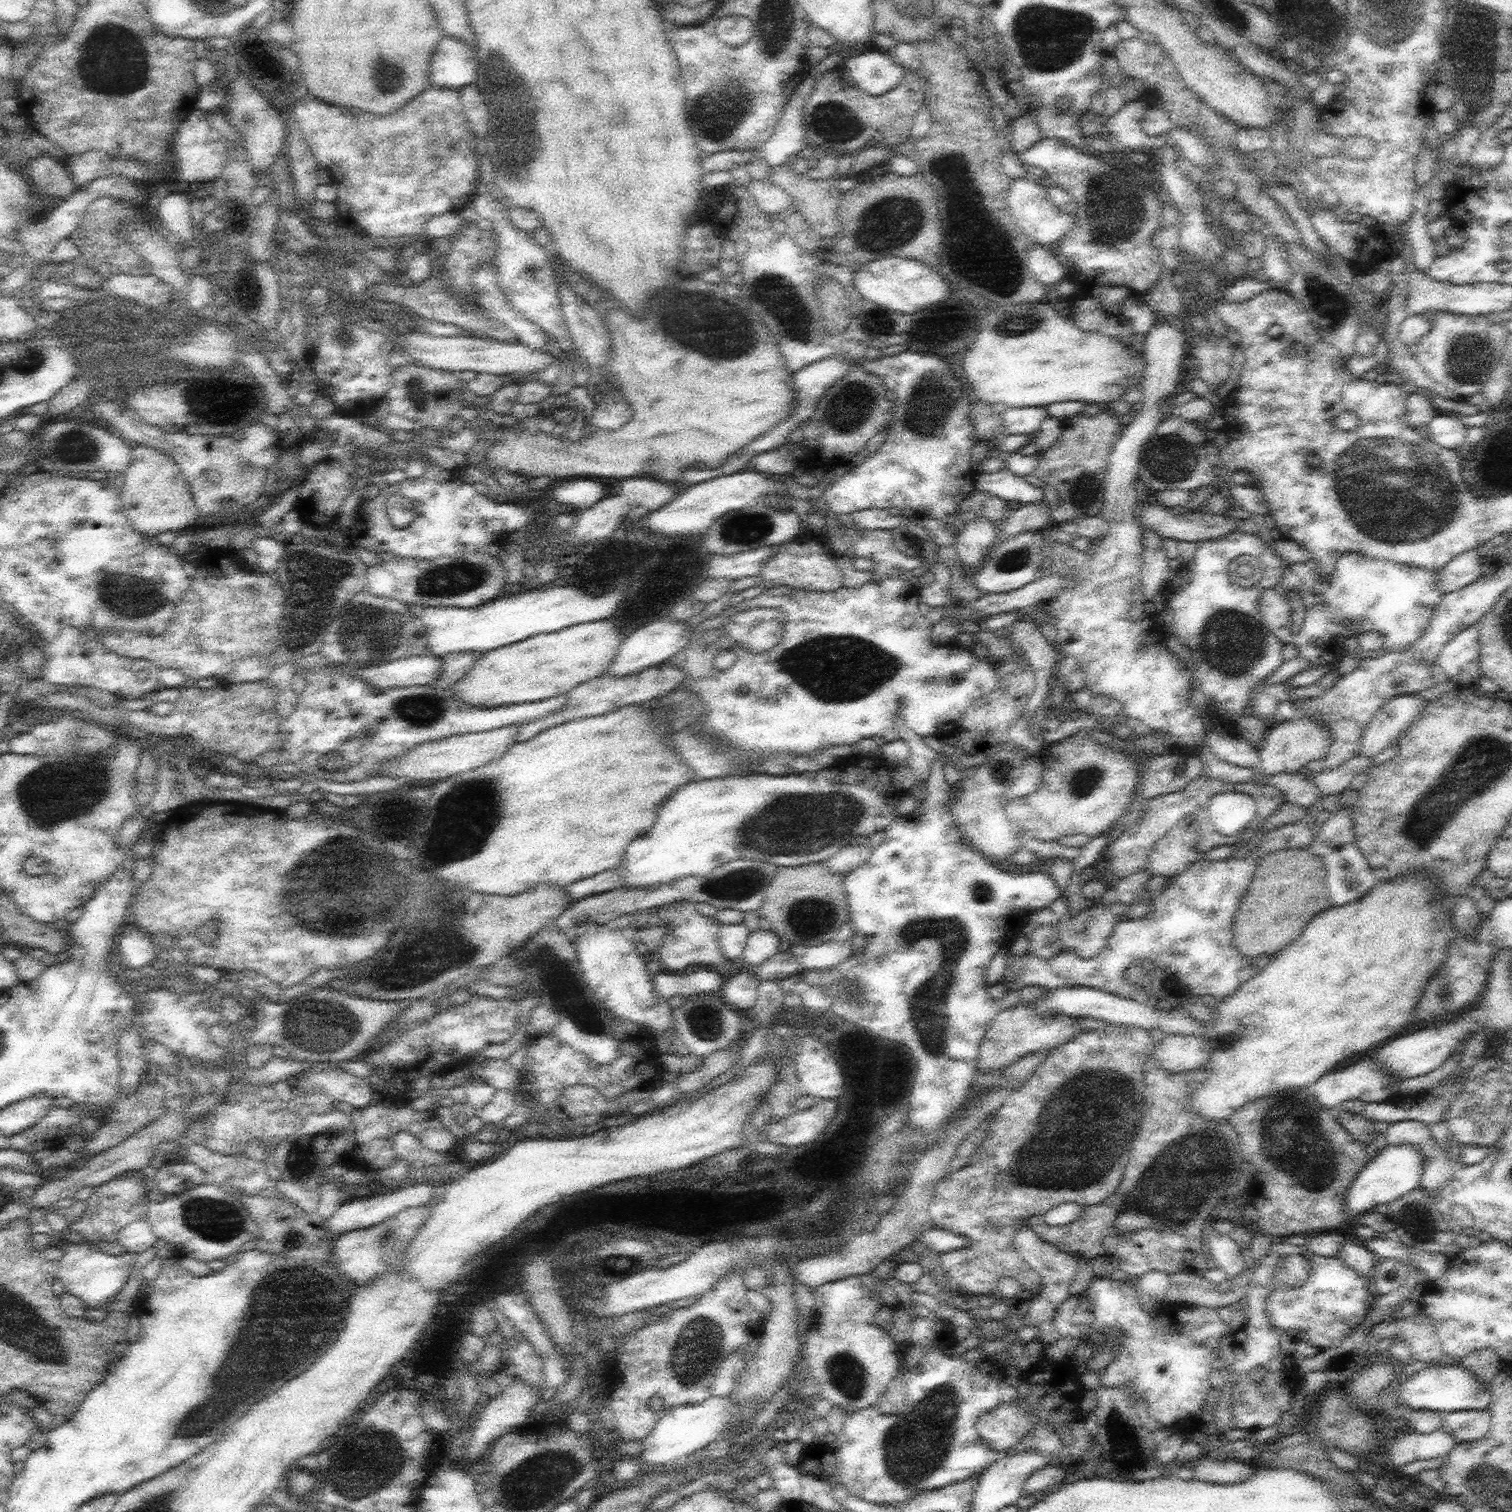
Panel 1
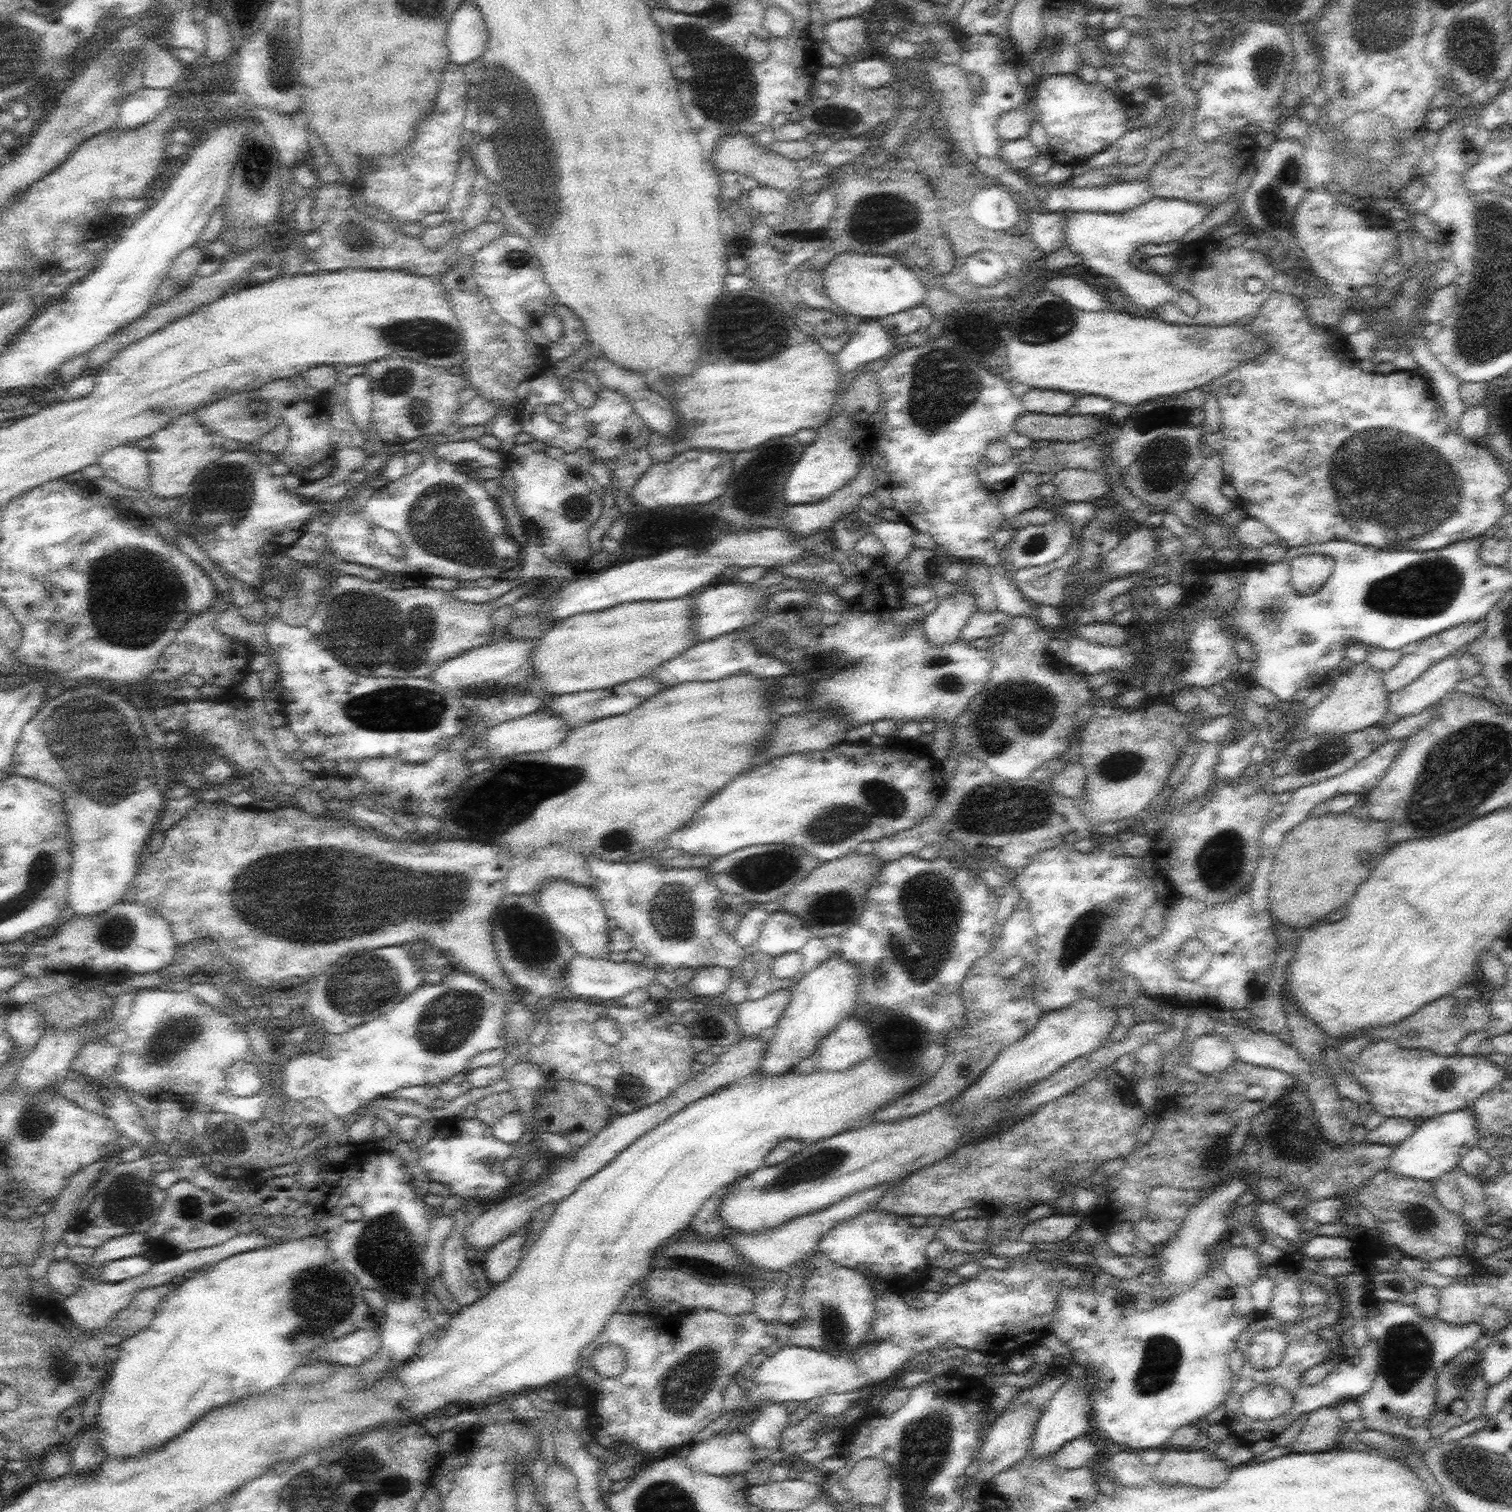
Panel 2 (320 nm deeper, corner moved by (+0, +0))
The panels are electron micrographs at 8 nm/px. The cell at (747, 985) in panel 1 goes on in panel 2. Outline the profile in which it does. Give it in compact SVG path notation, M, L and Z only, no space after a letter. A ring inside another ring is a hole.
M707 966L696 970L695 977L691 980L685 991L697 999L709 999L723 995L726 987L732 982L731 970L723 966Z

